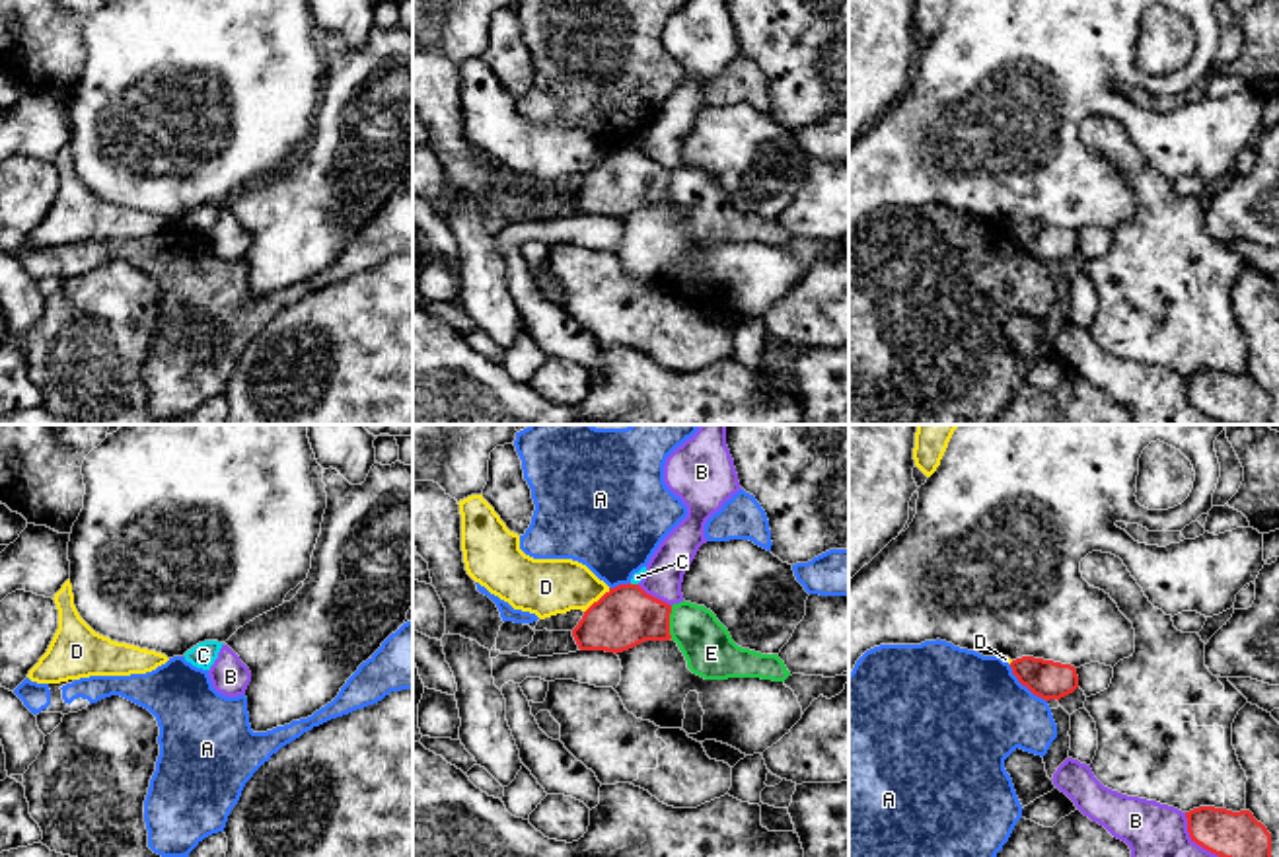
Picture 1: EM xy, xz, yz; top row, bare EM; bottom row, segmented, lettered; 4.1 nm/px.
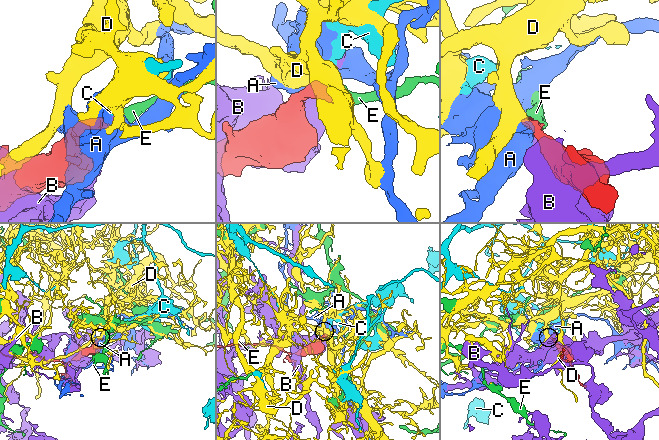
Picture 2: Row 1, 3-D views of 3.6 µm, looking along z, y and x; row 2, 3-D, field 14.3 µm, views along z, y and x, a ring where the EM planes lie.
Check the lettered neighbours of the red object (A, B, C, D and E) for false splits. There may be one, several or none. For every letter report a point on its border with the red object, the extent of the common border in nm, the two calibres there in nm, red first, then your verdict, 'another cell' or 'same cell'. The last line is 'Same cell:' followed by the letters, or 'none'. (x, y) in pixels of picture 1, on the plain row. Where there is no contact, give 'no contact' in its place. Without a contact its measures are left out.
A: contact yz (1024, 248); length 220 nm; calibres 160 and 460 nm; another cell
B: contact xz (653, 160); length 170 nm; calibres 260 and 160 nm; another cell
C: contact xz (633, 149); length 40 nm; calibres 260 and 50 nm; another cell
D: contact xz (598, 164); length 150 nm; calibres 260 and 240 nm; another cell
E: contact xz (668, 186); length 140 nm; calibres 260 and 200 nm; same cell
Same cell: E

